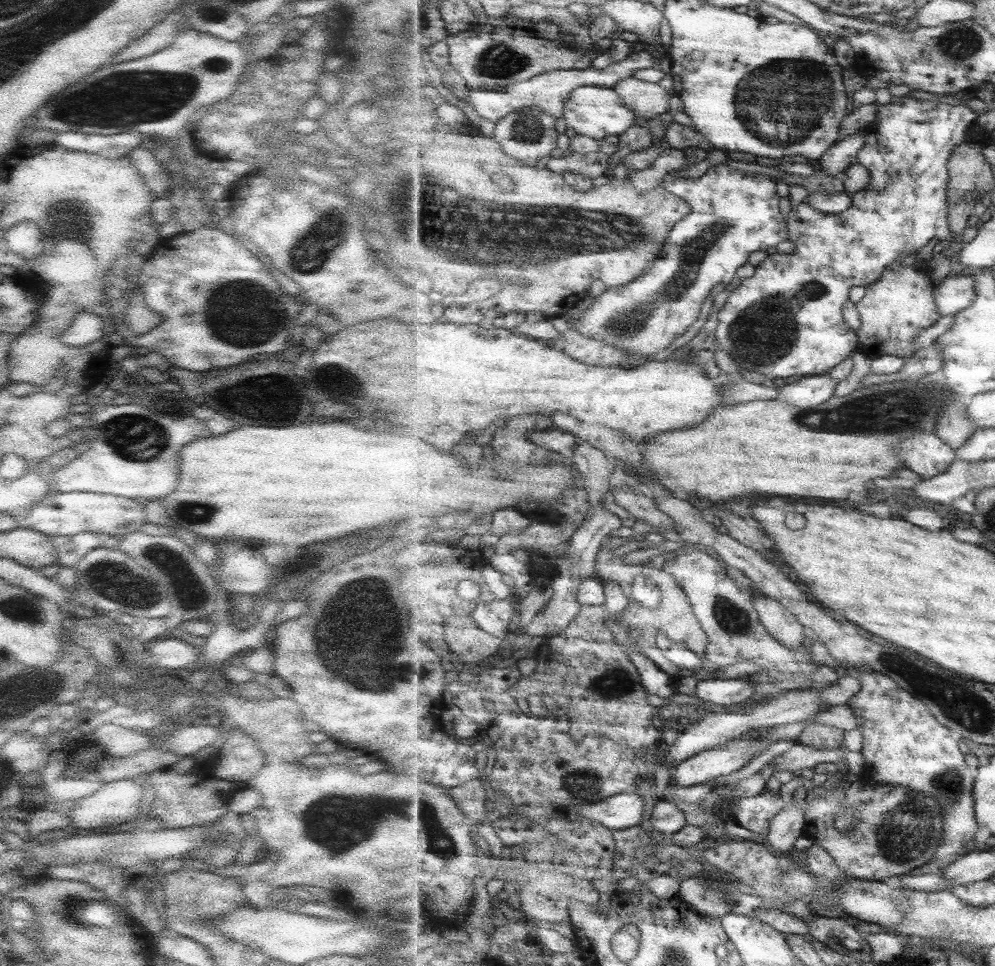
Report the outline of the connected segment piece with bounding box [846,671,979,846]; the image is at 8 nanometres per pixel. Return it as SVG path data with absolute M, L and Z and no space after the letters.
M873 671L860 675L862 689L851 697L846 708L853 711L857 729L862 734L862 756L871 770L871 778L879 784L904 786L923 794L928 794L940 802L941 811L945 812L945 832L942 846L947 842L973 842L973 836L979 830L975 818L975 798L973 798L973 784L975 784L978 769L970 767L965 762L965 754L959 748L959 742L953 740L951 729L945 726L929 710L929 707L920 698L913 696L904 687L899 686L889 675Z

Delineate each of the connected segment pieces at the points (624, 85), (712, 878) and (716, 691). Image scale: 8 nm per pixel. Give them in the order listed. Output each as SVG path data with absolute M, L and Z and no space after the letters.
M631 77L622 80L614 88L623 99L626 107L634 110L643 122L669 112L671 95L660 83L650 83Z
M720 869L715 872L702 870L699 875L681 882L677 896L705 916L720 919L731 913L730 904L728 904L729 891L727 891L731 884L740 887L729 872Z
M749 679L701 680L697 682L695 696L721 706L745 704L756 699L756 684Z

